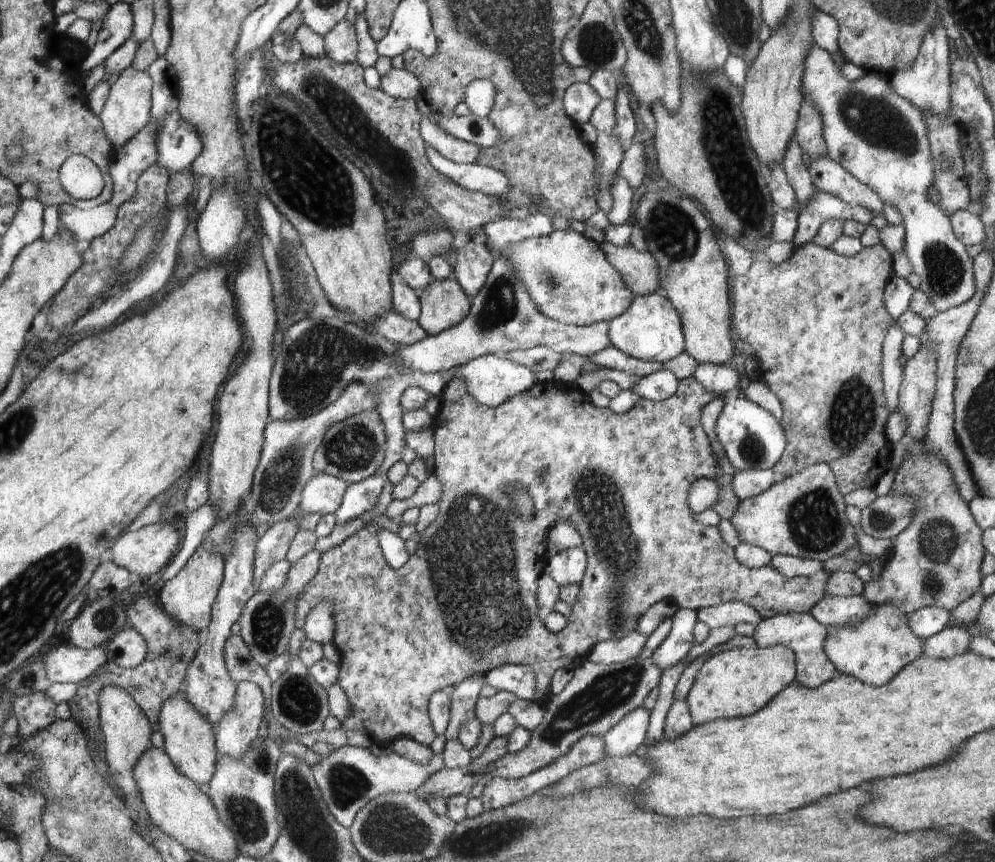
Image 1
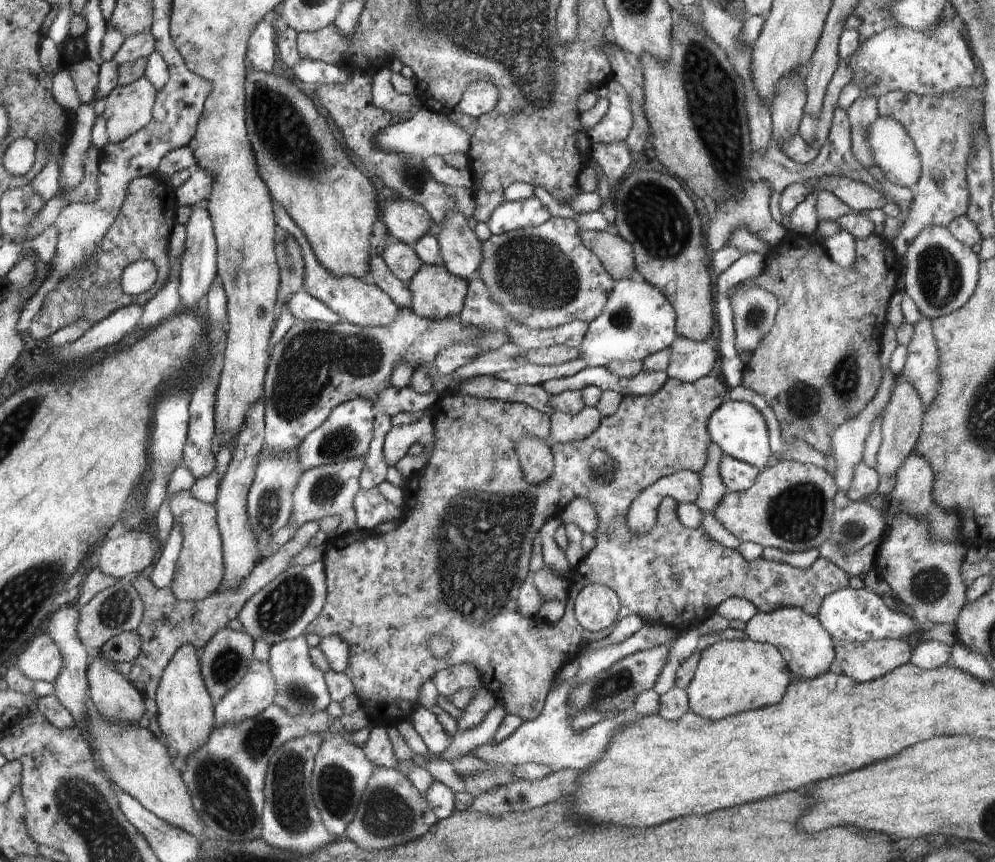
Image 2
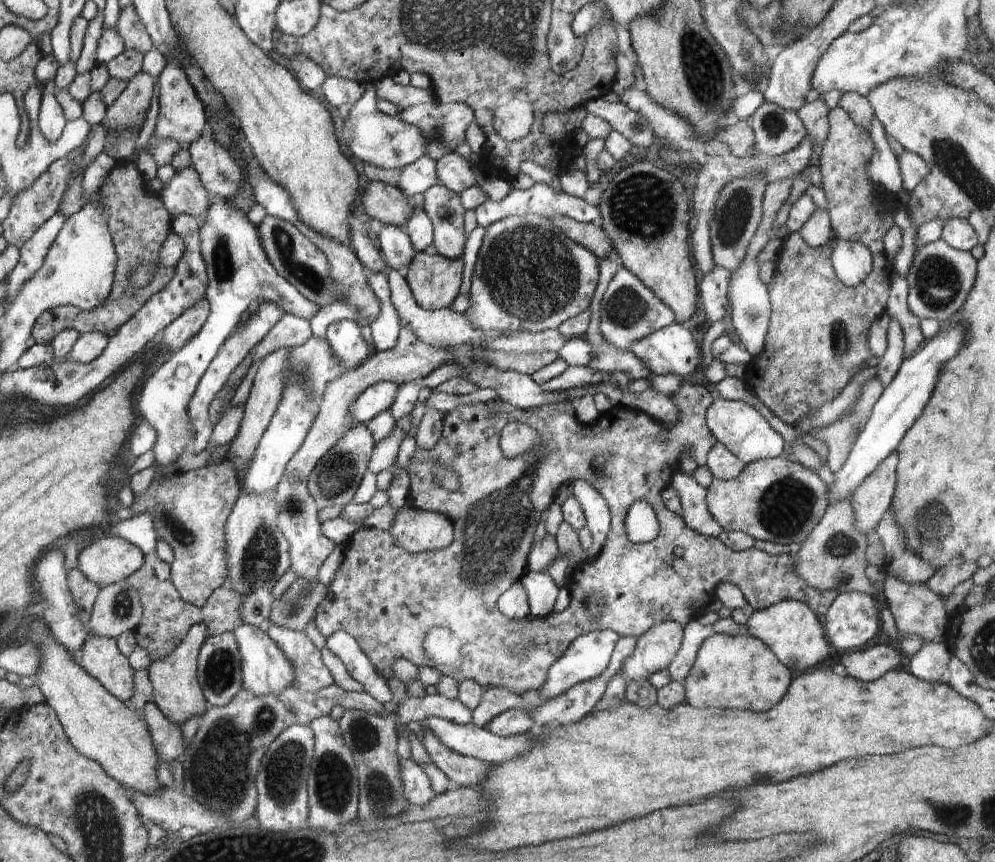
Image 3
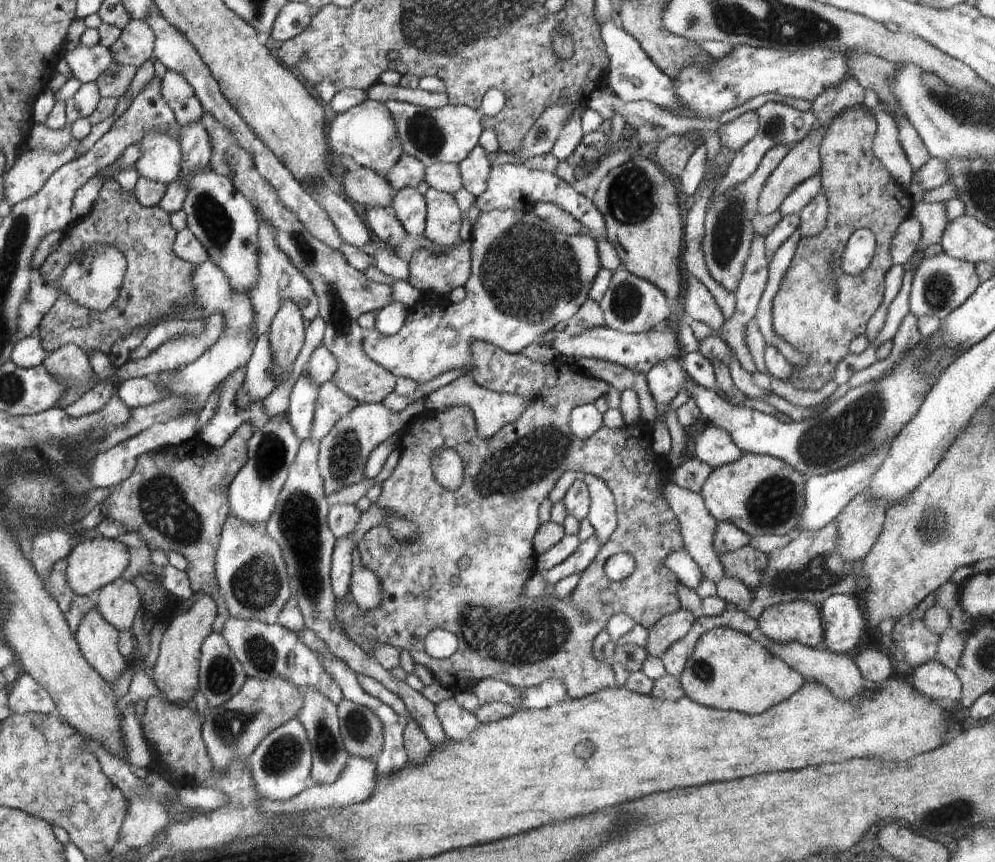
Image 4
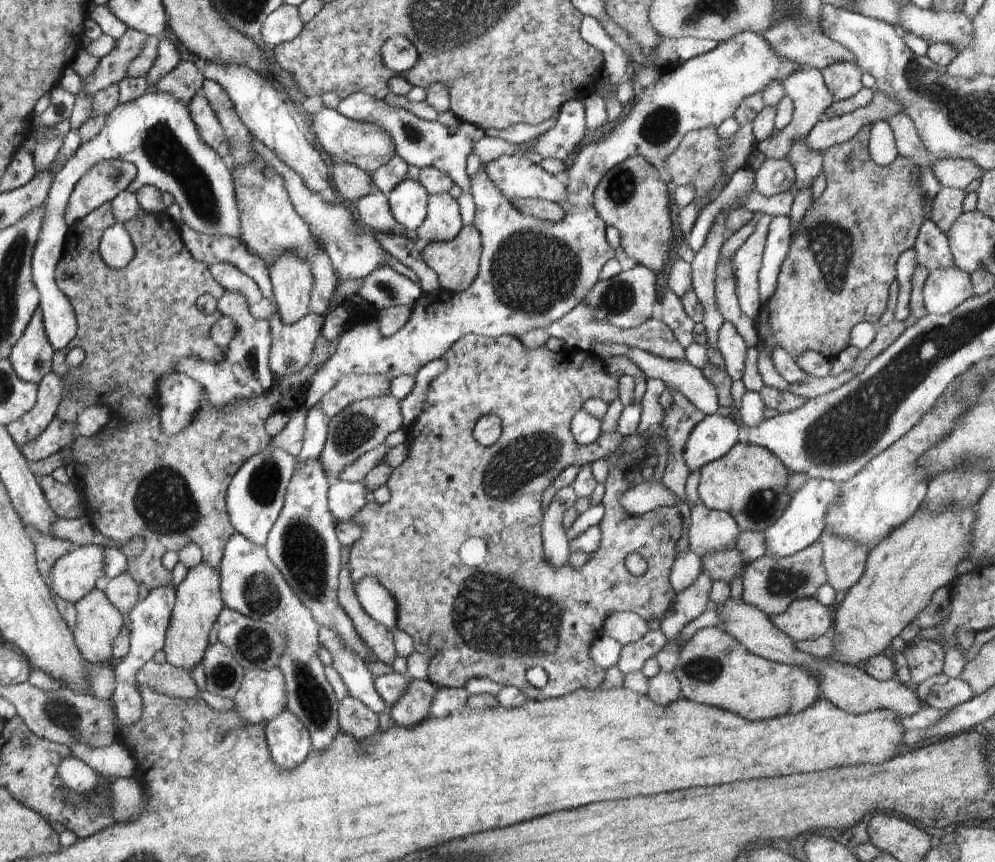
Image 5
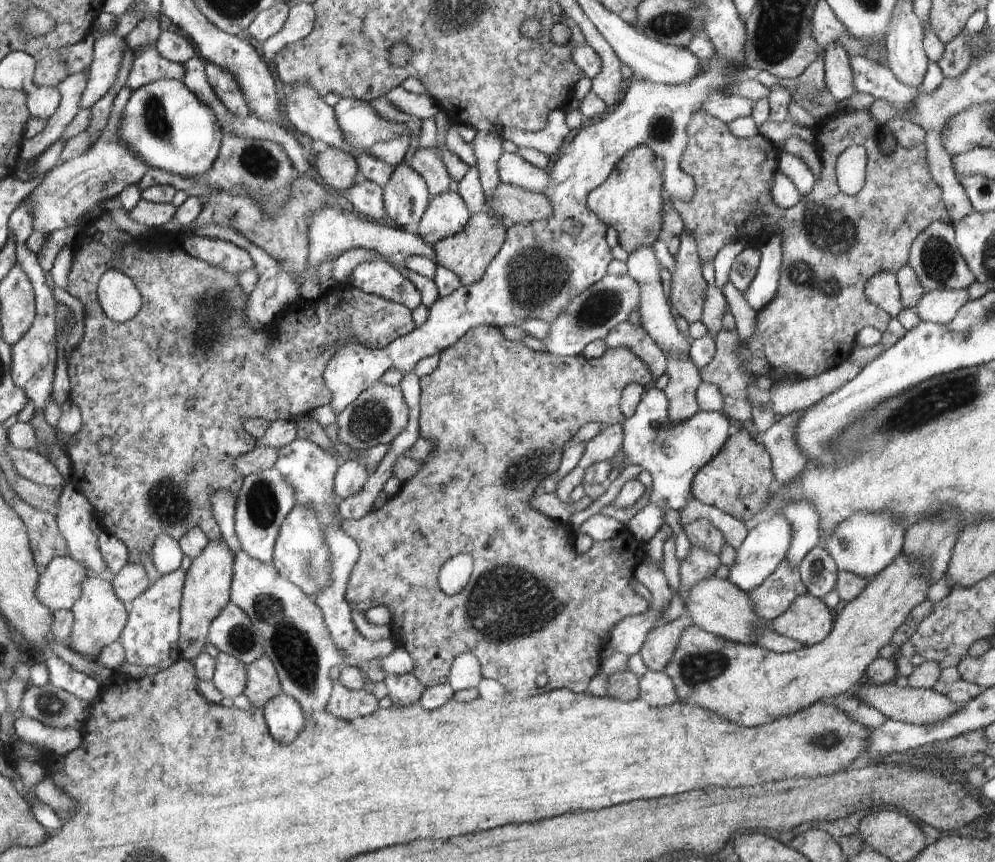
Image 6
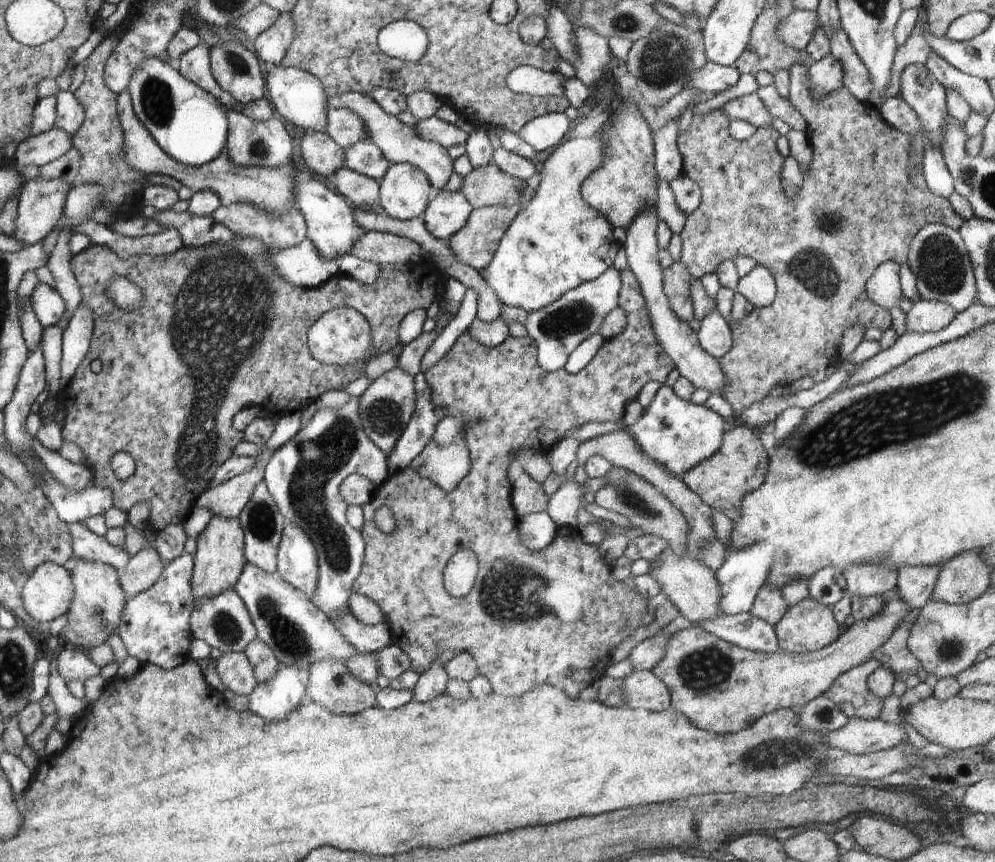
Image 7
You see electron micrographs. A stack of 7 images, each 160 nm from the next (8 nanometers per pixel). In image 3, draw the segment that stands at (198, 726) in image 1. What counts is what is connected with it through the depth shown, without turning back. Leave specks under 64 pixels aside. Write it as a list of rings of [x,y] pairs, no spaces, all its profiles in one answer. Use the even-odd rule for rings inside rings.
[[[195,624],[166,658],[154,661],[147,668],[153,686],[152,702],[171,723],[179,727],[194,716],[201,717],[209,707],[197,677],[199,652],[206,637],[206,625]]]

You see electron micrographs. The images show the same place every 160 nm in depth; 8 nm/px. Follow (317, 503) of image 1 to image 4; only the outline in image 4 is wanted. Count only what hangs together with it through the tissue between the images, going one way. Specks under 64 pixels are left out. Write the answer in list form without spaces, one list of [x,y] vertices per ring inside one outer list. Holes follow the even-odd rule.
[[[424,400],[418,402],[418,408],[406,408],[398,414],[390,412],[382,403],[362,403],[336,422],[332,430],[321,438],[317,460],[327,498],[343,488],[363,481],[366,478],[364,470],[370,452],[395,432],[402,432],[415,416],[422,413],[426,413]]]

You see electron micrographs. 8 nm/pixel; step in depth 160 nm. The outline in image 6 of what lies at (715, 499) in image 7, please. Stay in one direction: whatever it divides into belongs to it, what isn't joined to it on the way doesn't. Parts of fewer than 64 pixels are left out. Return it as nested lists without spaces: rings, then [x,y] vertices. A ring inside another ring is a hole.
[[[741,428],[733,431],[722,450],[696,473],[692,494],[696,501],[716,507],[740,522],[746,522],[760,510],[771,507],[771,492],[774,487],[775,476],[766,447],[753,439],[746,429]]]

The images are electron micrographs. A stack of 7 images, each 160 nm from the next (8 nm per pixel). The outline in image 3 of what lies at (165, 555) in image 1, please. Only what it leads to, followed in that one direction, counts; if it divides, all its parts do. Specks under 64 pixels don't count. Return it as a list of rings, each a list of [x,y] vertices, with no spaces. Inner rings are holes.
[[[114,535],[92,542],[78,555],[78,568],[103,587],[133,575],[146,561],[145,554],[129,540]]]

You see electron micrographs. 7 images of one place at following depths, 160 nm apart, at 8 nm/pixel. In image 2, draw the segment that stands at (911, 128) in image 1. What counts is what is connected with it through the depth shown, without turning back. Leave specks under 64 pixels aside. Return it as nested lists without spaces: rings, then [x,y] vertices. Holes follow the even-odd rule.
[[[879,117],[867,128],[873,164],[894,185],[913,189],[922,174],[921,158],[907,130],[894,117]],[[930,225],[922,229],[920,234],[908,245],[907,251],[900,256],[902,269],[905,270],[904,293],[908,294],[922,316],[937,319],[962,308],[975,293],[979,281],[979,256],[971,247],[962,244],[948,229],[940,225]]]

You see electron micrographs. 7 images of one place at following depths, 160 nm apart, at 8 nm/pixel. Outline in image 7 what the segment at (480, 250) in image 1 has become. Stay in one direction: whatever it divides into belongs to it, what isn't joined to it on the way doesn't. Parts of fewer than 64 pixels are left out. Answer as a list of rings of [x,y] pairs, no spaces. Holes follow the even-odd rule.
[[[441,190],[435,192],[421,220],[434,239],[449,240],[466,226],[472,210],[473,207],[461,191]]]

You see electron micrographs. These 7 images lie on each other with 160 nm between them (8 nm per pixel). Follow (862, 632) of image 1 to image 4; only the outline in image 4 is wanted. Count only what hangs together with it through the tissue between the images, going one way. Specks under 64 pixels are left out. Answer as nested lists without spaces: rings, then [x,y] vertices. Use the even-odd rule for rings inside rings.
[[[867,648],[856,656],[854,662],[864,678],[882,685],[895,672],[895,659],[888,658],[880,650]]]

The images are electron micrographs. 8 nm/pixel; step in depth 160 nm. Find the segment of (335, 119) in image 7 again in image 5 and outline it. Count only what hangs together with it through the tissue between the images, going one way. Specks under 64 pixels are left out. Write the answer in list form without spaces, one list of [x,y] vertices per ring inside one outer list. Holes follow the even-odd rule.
[[[357,92],[343,98],[336,110],[351,119],[365,123],[374,123],[386,129],[395,144],[395,154],[408,164],[421,169],[434,167],[443,170],[452,180],[462,188],[463,192],[471,192],[470,177],[467,175],[467,158],[472,155],[472,147],[484,137],[484,130],[468,121],[458,120],[456,132],[448,131],[446,125],[437,120],[425,121],[409,110],[392,106],[383,99],[375,99],[363,92]]]

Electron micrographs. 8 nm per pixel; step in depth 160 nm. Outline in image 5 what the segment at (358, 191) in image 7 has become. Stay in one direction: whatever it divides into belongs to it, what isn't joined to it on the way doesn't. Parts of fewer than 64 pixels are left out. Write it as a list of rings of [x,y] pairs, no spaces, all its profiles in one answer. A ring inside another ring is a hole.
[[[376,188],[372,190],[372,193],[358,199],[355,202],[358,209],[358,216],[360,216],[360,222],[366,224],[368,228],[374,228],[373,230],[380,233],[394,233],[401,237],[414,237],[413,232],[405,229],[394,218],[390,205],[387,199],[387,195],[384,193],[375,194]]]

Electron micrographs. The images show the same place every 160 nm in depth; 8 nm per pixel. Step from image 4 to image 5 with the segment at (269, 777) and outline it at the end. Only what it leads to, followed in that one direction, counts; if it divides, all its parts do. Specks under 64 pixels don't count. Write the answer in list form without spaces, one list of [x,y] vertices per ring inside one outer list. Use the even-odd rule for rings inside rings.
[[[287,708],[266,724],[265,735],[278,768],[296,768],[313,750],[308,729]]]

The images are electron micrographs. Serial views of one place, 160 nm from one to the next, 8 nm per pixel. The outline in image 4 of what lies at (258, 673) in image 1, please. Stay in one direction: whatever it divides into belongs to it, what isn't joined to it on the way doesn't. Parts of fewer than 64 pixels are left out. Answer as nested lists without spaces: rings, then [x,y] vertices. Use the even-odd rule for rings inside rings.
[[[210,633],[201,646],[199,666],[199,691],[206,697],[210,707],[228,702],[247,681],[242,663],[234,656],[232,649],[220,633]]]

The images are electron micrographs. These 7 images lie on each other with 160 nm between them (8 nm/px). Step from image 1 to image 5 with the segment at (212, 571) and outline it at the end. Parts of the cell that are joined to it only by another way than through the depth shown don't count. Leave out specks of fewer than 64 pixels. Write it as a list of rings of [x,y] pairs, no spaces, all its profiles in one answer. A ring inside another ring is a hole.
[[[111,203],[101,204],[98,208],[96,208],[96,210],[91,210],[86,216],[84,216],[84,218],[82,218],[82,220],[71,223],[72,228],[90,228],[90,232],[74,236],[73,239],[66,238],[61,261],[58,262],[55,268],[54,280],[56,286],[61,289],[62,294],[65,294],[66,298],[71,302],[79,328],[77,333],[74,335],[74,338],[71,340],[70,346],[68,346],[66,349],[55,350],[53,352],[53,355],[51,356],[51,368],[67,380],[67,396],[63,399],[57,410],[57,417],[62,419],[62,422],[73,421],[77,417],[78,413],[81,413],[86,407],[92,405],[106,405],[107,409],[111,410],[112,417],[116,417],[123,422],[122,430],[119,430],[116,434],[104,435],[100,430],[98,434],[100,434],[100,438],[103,440],[100,442],[100,444],[95,444],[94,437],[78,437],[77,439],[74,439],[72,458],[87,468],[85,474],[80,477],[82,484],[79,488],[82,496],[82,508],[85,512],[84,516],[90,519],[90,522],[94,525],[94,528],[99,530],[102,534],[105,534],[107,537],[113,538],[116,542],[118,542],[120,547],[123,547],[126,542],[131,541],[132,537],[143,538],[145,546],[143,548],[142,554],[136,558],[127,559],[127,571],[135,578],[135,581],[138,584],[144,584],[144,586],[146,586],[146,590],[150,592],[151,590],[154,590],[158,587],[168,587],[169,584],[172,583],[173,578],[171,571],[167,571],[161,563],[163,554],[166,551],[178,552],[179,550],[182,550],[182,547],[185,547],[188,543],[196,543],[200,547],[200,550],[203,554],[202,562],[207,563],[210,567],[213,567],[214,570],[218,570],[222,558],[222,551],[224,550],[224,545],[229,539],[229,536],[233,535],[233,532],[235,531],[235,528],[229,521],[229,514],[225,503],[226,491],[229,487],[232,477],[236,474],[236,472],[238,472],[238,470],[240,470],[240,467],[252,455],[264,450],[264,447],[271,442],[271,436],[266,432],[265,429],[265,420],[276,411],[291,412],[292,409],[295,409],[296,407],[299,407],[303,404],[303,390],[306,389],[305,384],[310,383],[312,376],[316,374],[316,370],[318,370],[318,368],[320,368],[320,366],[322,366],[322,364],[324,364],[334,354],[336,347],[339,346],[340,337],[332,342],[328,342],[322,336],[320,336],[316,341],[312,360],[301,371],[288,375],[287,377],[274,377],[274,384],[271,386],[271,389],[267,391],[266,394],[260,395],[255,399],[238,399],[237,401],[230,403],[222,409],[216,409],[213,406],[213,403],[209,401],[207,393],[205,392],[205,397],[200,401],[199,410],[196,411],[196,414],[192,417],[191,423],[187,426],[187,428],[184,429],[182,433],[179,433],[174,437],[168,437],[160,426],[161,418],[159,415],[159,405],[157,404],[156,394],[158,380],[161,376],[176,371],[175,364],[182,357],[194,356],[198,357],[200,361],[219,361],[222,359],[222,348],[217,344],[214,344],[214,342],[211,341],[209,335],[211,326],[218,319],[222,319],[221,312],[216,310],[213,313],[208,314],[198,308],[196,300],[198,300],[198,296],[202,296],[202,294],[211,294],[214,296],[214,298],[219,299],[226,291],[218,284],[218,282],[214,280],[214,277],[210,274],[208,265],[206,263],[194,260],[194,258],[190,256],[190,253],[188,250],[186,250],[184,243],[182,240],[180,240],[180,233],[177,229],[176,222],[170,222],[170,220],[160,220],[158,216],[146,211],[140,211],[135,217],[132,217],[123,224],[124,228],[128,231],[128,236],[130,237],[134,247],[134,254],[130,259],[130,262],[128,262],[128,264],[121,269],[115,269],[111,266],[108,266],[100,254],[99,242],[101,241],[103,232],[114,224],[116,224],[116,220]],[[76,346],[84,350],[85,358],[77,367],[71,367],[70,365],[66,364],[66,355],[72,348],[76,348]],[[76,383],[80,384],[82,388],[76,390]]]

